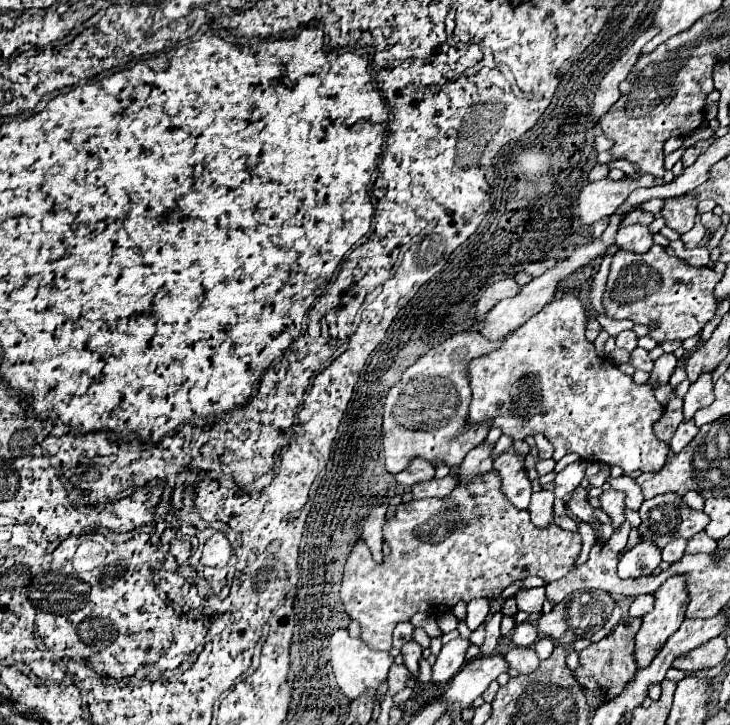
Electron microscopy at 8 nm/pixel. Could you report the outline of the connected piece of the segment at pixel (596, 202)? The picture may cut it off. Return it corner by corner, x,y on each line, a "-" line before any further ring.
641,175
639,179
621,179
621,181
611,179
589,181
575,199
573,215
579,223
593,225
603,217
613,215
637,187
653,187
659,183
661,179
653,175

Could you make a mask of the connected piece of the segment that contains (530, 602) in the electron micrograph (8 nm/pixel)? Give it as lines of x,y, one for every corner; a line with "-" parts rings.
541,587
517,593
517,607
525,613
541,613
543,601
545,601
545,591
541,591

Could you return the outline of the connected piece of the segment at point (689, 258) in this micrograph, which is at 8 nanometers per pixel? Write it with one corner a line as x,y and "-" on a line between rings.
681,239
671,241
669,247
673,247
675,255
677,255
685,265
691,265
691,267
705,267
705,265
709,263
709,249
707,249
707,247
687,249

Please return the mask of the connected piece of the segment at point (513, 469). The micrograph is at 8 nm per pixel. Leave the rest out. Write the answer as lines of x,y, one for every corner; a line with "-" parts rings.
505,451
503,455
499,455
493,463
493,467
499,471
501,481
503,481
503,491
507,495
507,499
517,507
517,509
527,509
529,507
529,499
531,499
531,481
525,475
525,467
523,467
523,457
513,453
513,451

